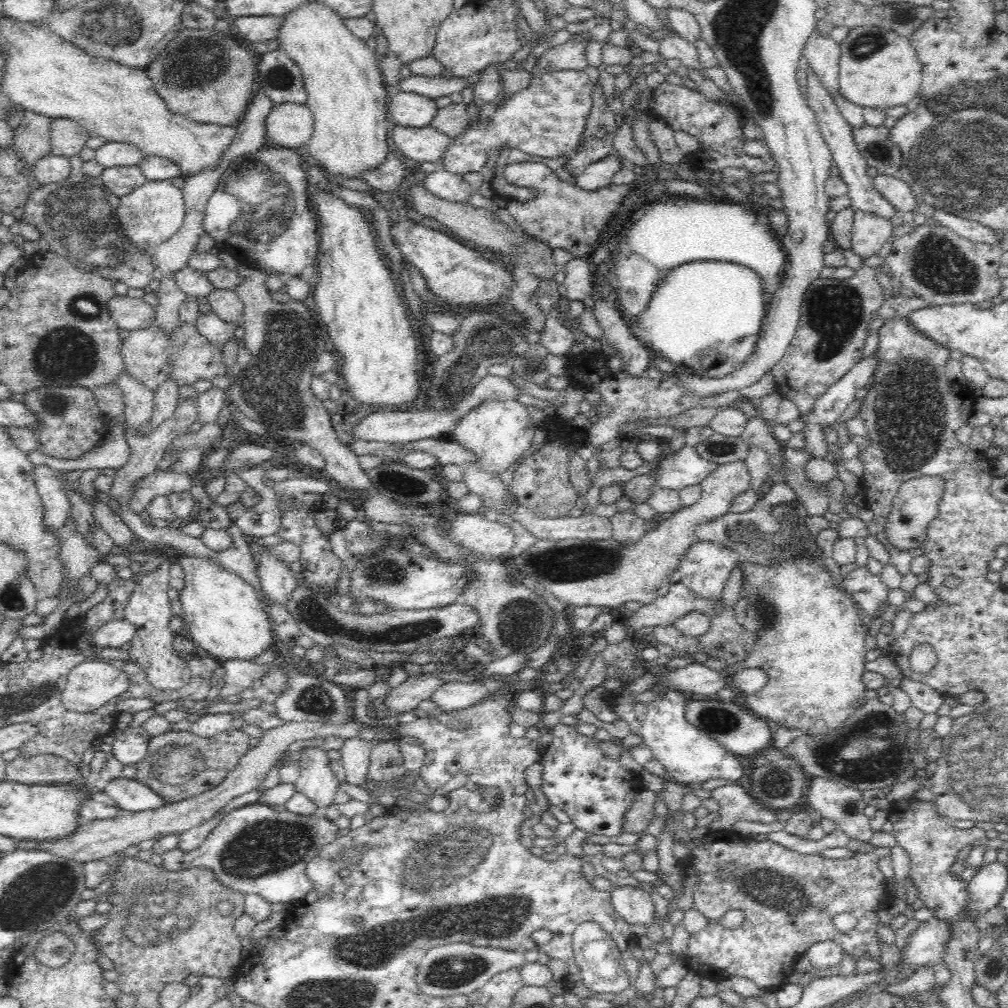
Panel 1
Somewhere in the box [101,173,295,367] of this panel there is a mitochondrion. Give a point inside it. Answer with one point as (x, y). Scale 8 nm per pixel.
(266, 219)

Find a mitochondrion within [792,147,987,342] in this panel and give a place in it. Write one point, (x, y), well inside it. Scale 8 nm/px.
(941, 267)

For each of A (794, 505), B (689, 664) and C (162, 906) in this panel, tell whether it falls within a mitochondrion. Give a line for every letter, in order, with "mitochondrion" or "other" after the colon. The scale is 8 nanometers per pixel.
A: other
B: other
C: mitochondrion

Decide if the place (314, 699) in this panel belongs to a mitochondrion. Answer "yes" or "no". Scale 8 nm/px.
yes

